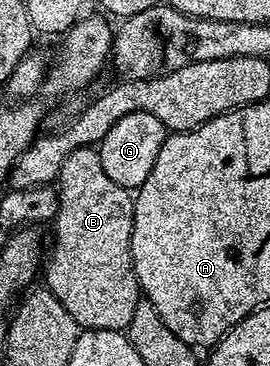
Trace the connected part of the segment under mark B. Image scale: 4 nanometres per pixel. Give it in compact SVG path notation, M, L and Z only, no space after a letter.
M95 147L76 148L62 162L62 170L58 177L58 195L60 205L56 211L56 219L54 227L56 233L52 236L52 253L47 253L46 263L42 268L42 280L46 287L52 291L54 298L58 298L58 302L62 302L62 306L66 306L66 310L70 313L70 318L74 318L74 322L78 322L81 329L87 330L114 330L115 332L124 332L130 326L130 318L134 318L134 306L138 306L138 302L142 299L140 283L138 278L132 273L132 205L134 196L129 189L118 186L118 182L113 182L106 170L102 170L102 158L99 151Z

